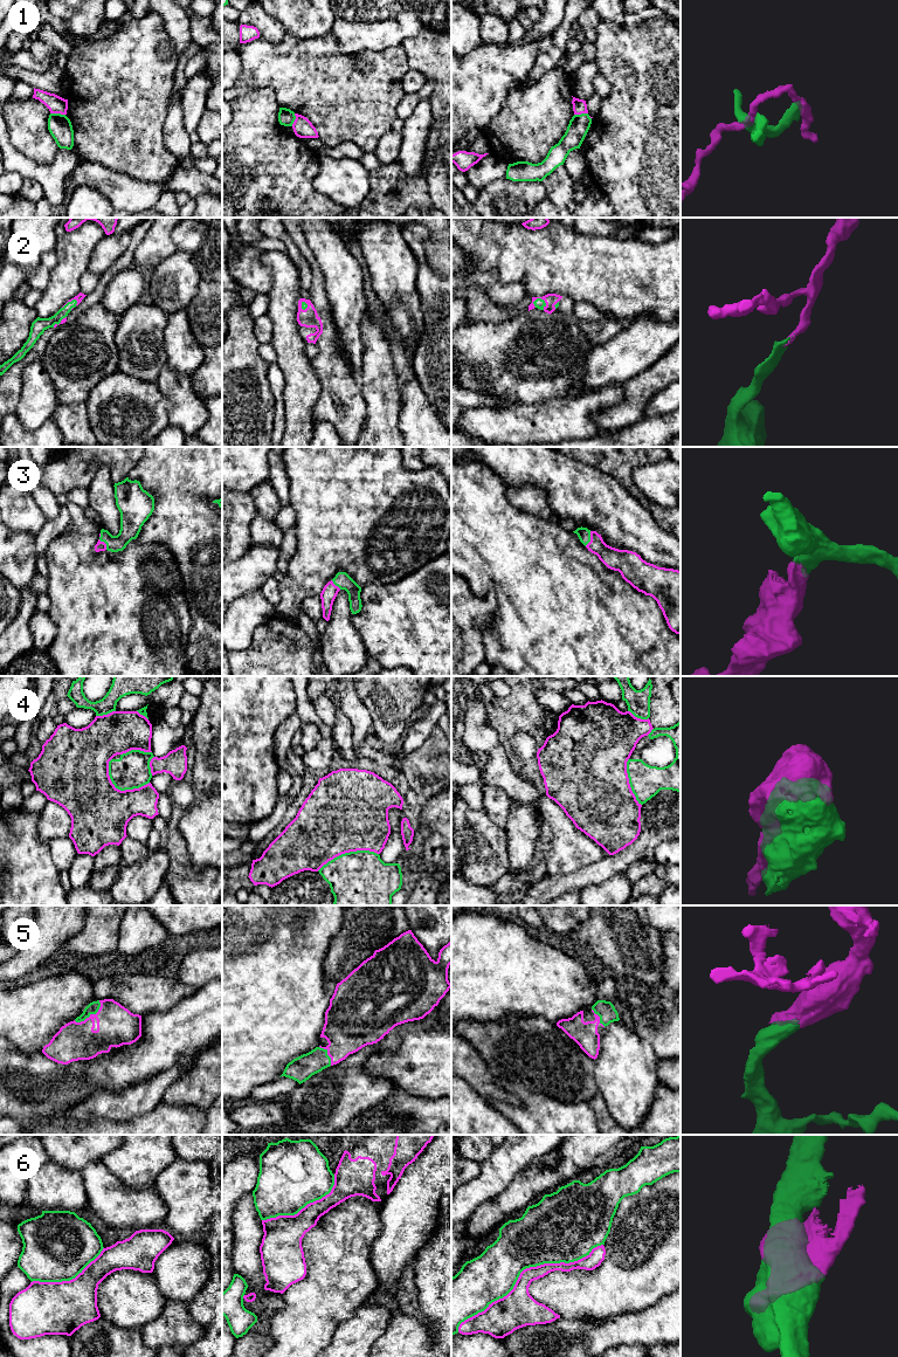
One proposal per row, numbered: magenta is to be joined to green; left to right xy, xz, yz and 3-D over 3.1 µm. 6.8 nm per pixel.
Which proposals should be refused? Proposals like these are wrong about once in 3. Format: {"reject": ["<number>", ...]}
{"reject": ["1", "4"]}

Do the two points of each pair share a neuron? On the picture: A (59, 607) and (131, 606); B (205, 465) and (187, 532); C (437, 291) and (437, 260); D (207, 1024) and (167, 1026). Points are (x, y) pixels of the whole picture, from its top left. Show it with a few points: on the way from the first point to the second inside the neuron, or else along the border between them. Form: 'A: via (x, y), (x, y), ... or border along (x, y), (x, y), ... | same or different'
A: via (76, 607), (89, 607), (91, 610), (114, 608) | same
B: via (190, 481), (182, 491), (184, 516) | same
C: border along (423, 248), (427, 263), (439, 273) | different
D: via (198, 1024), (177, 1026) | same

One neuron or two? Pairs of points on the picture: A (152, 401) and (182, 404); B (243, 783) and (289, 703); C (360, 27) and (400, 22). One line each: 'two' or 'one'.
A: two
B: one
C: one

